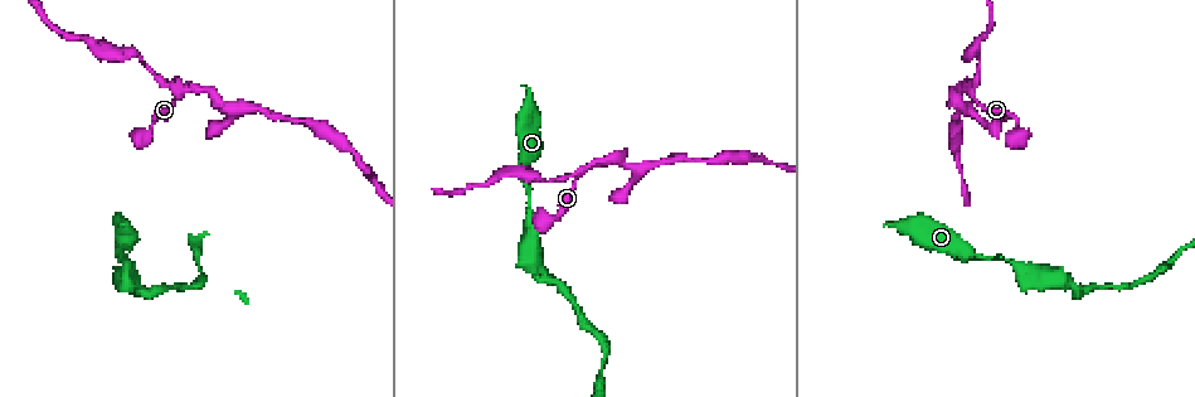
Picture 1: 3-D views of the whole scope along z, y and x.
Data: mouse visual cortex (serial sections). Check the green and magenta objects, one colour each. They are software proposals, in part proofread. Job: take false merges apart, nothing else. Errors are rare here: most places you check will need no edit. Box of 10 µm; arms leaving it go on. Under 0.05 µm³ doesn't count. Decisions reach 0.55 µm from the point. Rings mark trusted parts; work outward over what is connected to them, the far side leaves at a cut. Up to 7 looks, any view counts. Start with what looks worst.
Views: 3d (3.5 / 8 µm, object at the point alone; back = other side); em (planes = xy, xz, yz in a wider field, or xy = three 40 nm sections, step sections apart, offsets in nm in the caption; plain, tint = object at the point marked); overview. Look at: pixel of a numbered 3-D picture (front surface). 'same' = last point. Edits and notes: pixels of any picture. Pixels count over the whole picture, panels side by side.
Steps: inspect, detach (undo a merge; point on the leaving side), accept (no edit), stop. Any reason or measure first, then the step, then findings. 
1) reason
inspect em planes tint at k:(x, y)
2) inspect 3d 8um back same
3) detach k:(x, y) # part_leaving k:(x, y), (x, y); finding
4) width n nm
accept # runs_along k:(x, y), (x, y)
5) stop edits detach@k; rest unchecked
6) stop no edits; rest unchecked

narrows sharply
inspect 3d 3.5um at 1:(125, 266)

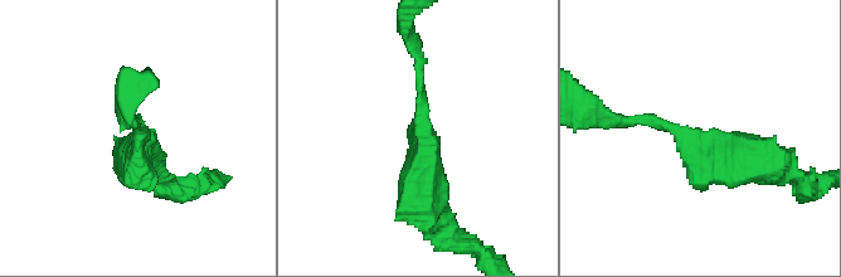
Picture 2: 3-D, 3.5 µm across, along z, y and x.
inspect em planes tint at 2:(142, 135)

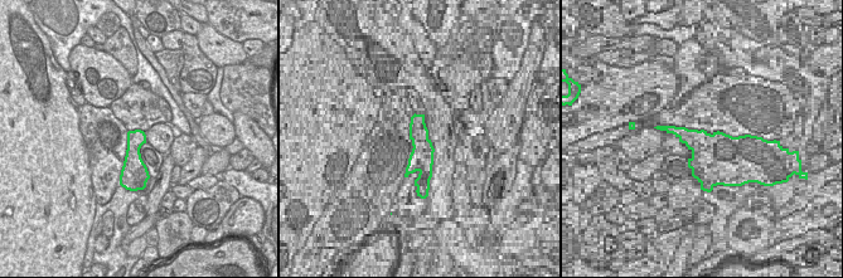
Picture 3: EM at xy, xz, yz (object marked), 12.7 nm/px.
accept # runs_along 2:(617, 117), (649, 117), (768, 163); continuous, no second cell

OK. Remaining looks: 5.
narrows sharply
inspect 3d 8um at 1:(143, 58)

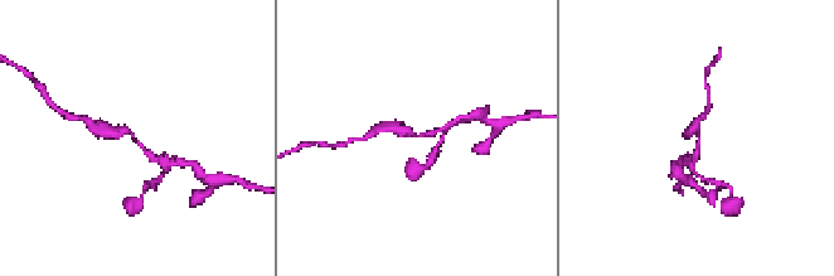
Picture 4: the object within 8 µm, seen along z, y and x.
arm_widths 200, 200 nm
inspect em xy step 2 tint same

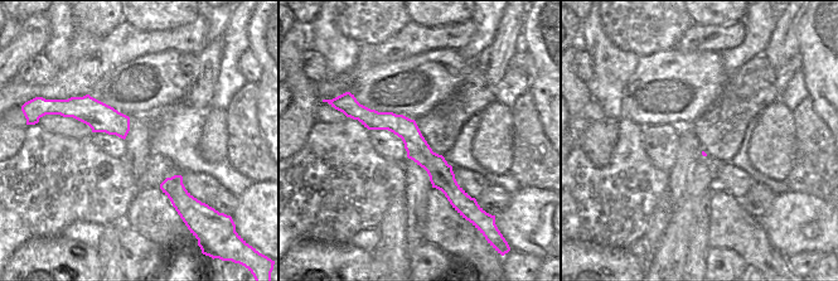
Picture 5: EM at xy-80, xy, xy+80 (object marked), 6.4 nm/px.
accept # runs_along 4:(160, 161), (130, 131), (101, 129); all the same cell

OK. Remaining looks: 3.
a narrow waist
inspect 3d 3.5um at 1:(237, 106)

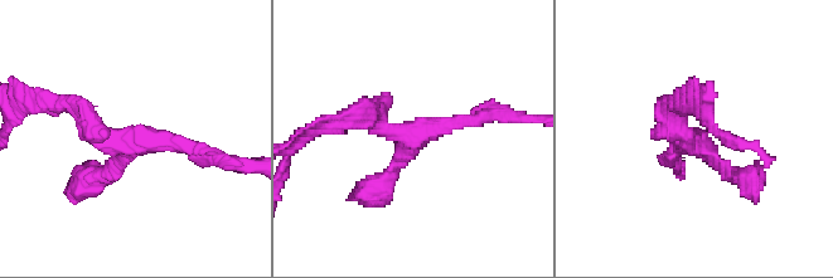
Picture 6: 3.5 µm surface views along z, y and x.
arms 3; arm_widths 200, 200, 250 nm; need the tissue
inspect em planes tint at 6:(130, 139)

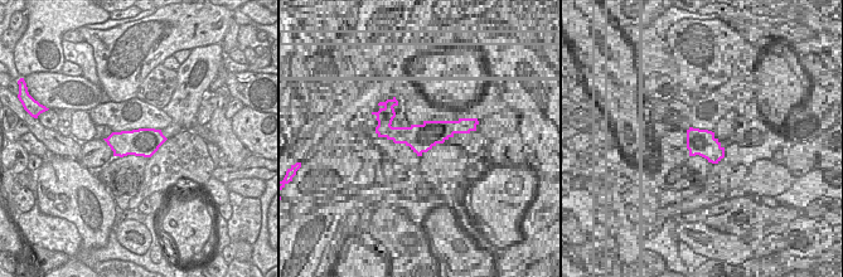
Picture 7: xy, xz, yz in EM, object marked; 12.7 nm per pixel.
accept # runs_along 6:(66, 105), (112, 140), (206, 151); all the same cell

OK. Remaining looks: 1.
stop no edits; rest unchecked

